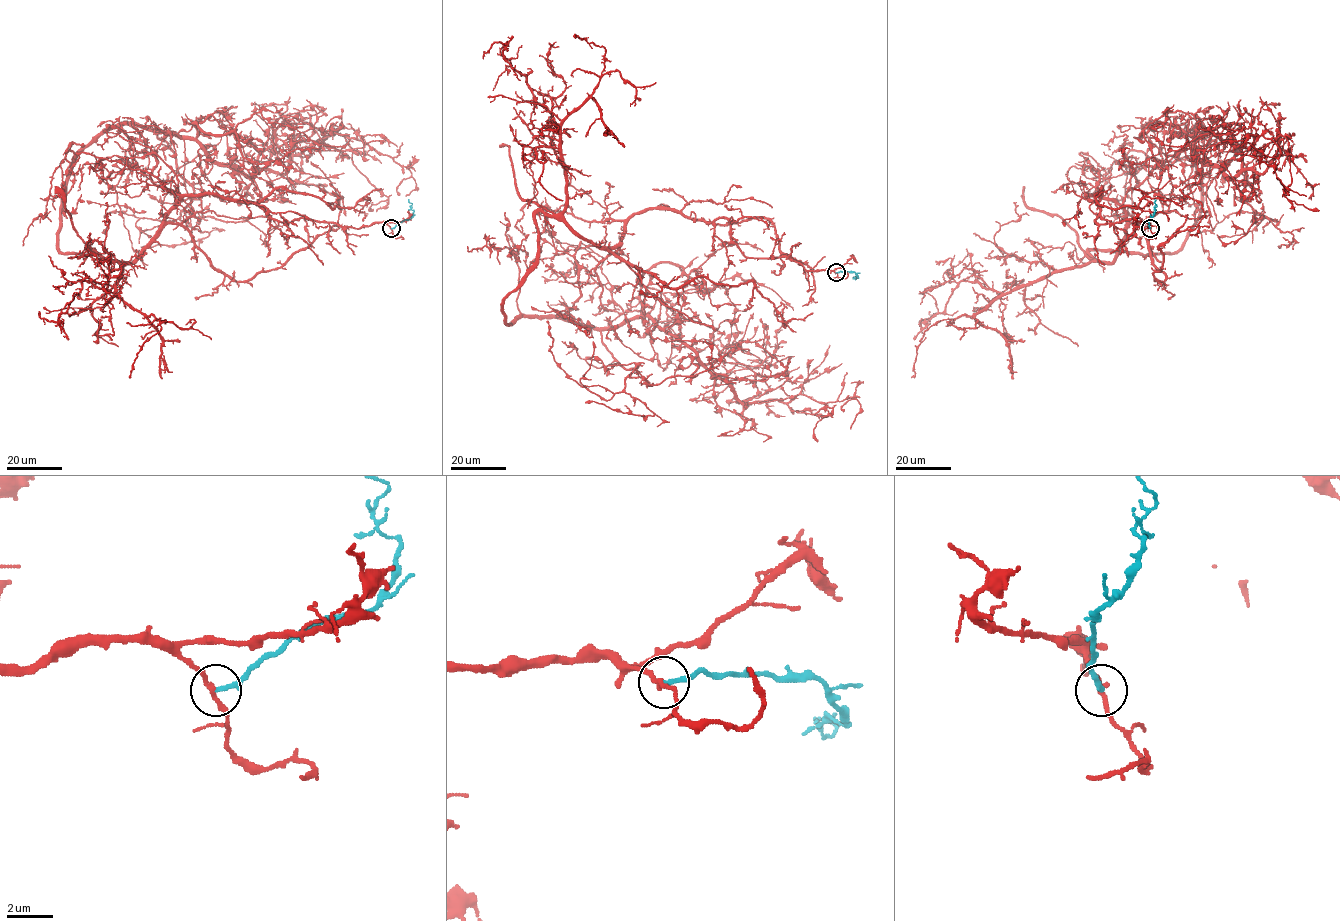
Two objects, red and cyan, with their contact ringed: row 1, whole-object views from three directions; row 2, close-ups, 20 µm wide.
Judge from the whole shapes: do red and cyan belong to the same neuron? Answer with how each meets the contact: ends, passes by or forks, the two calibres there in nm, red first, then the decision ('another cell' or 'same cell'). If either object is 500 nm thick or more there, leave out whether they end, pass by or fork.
red passes by; cyan ends; calibres 190 and 190 nm; another cell

